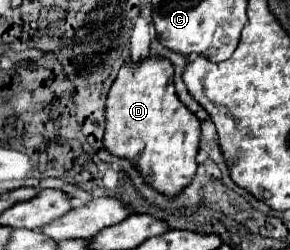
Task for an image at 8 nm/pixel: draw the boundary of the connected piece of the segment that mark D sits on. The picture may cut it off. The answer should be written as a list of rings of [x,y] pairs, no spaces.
[[[148,56],[140,62],[126,60],[106,98],[106,132],[104,132],[106,150],[110,150],[114,156],[128,158],[144,174],[146,182],[152,184],[158,192],[166,196],[176,196],[186,184],[190,184],[196,172],[198,144],[200,144],[200,120],[176,96],[172,62],[162,56]]]

